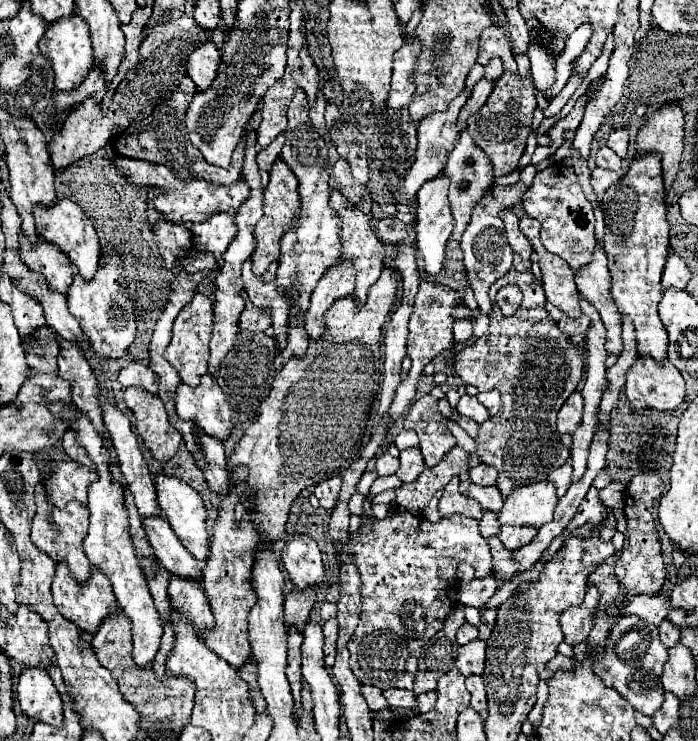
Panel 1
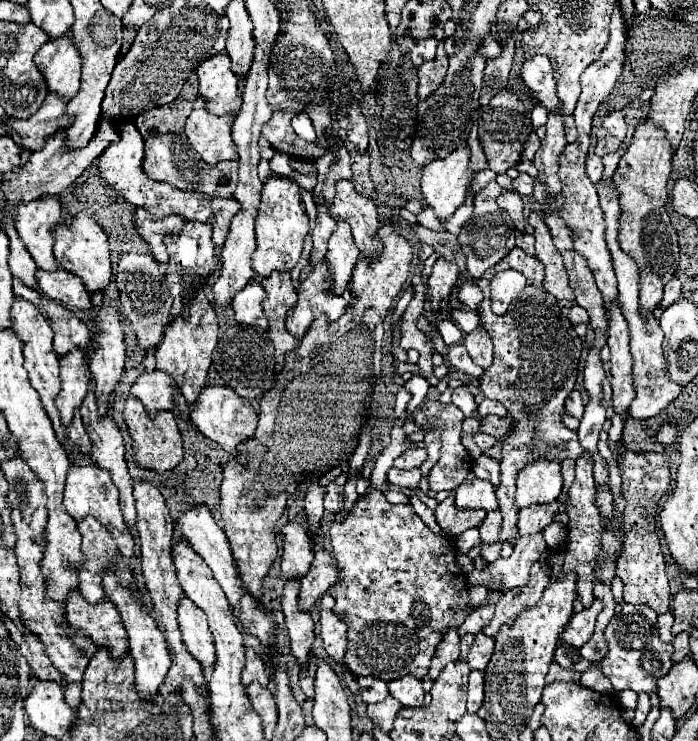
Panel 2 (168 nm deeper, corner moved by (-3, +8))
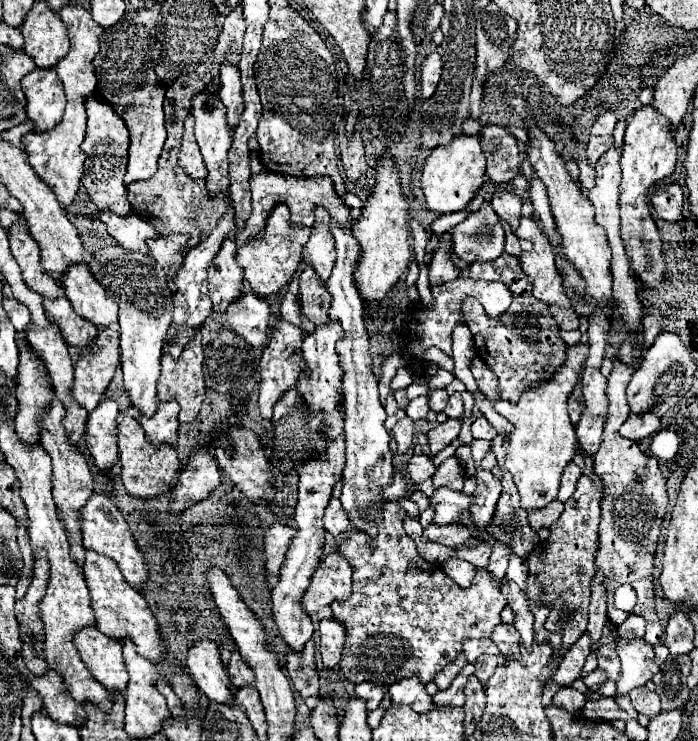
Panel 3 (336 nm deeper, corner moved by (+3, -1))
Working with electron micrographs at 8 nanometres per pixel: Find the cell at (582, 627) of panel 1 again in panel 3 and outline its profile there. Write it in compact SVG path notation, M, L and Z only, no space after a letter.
M584 632L578 642L568 650L568 654L564 656L556 676L554 676L554 682L558 682L558 686L566 688L570 686L574 680L580 678L582 674L582 666L586 662L586 656L590 654L590 636Z

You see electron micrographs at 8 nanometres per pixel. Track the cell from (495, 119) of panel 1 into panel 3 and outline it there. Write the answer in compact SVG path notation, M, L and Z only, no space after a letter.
M488 124L482 130L482 150L488 160L486 174L494 184L508 184L520 174L522 158L518 140L506 128Z

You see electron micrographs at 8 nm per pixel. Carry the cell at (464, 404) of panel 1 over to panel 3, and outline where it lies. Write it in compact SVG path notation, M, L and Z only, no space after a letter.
M454 392L448 400L448 406L446 406L446 416L448 418L460 418L462 416L462 394L460 392Z

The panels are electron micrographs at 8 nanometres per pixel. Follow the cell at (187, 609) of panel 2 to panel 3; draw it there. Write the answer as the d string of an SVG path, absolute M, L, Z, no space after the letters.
M202 640L188 650L186 666L190 670L196 686L208 696L212 702L234 704L234 696L230 694L230 682L226 668L222 664L220 648L216 642Z

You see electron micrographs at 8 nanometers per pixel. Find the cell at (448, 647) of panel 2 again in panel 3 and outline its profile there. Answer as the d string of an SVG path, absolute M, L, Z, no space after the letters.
M460 654L456 662L448 664L448 666L436 676L436 680L434 680L434 682L438 684L438 688L440 688L440 690L448 690L448 686L452 684L452 680L462 672L462 668L464 668L466 664L468 664L468 660L466 660L464 654Z

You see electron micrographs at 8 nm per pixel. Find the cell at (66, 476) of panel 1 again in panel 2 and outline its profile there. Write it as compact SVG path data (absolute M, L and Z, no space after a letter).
M72 463L68 469L68 481L66 481L66 491L64 491L64 507L66 507L68 515L72 515L76 521L84 519L86 515L92 515L94 519L98 519L114 537L118 551L124 557L134 555L134 537L130 535L124 519L122 519L122 511L118 507L118 489L114 487L106 469L96 467L94 463L88 463L88 465Z

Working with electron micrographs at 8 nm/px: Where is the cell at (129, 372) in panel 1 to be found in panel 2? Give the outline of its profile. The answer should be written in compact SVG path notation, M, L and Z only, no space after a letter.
M154 369L152 373L144 371L134 383L130 393L134 397L138 397L146 411L154 417L160 409L174 409L174 401L172 401L172 393L176 389L176 381L166 375L164 371Z

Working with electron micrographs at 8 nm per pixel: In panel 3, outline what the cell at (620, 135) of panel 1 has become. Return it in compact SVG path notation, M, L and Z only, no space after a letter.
M604 112L598 116L598 120L594 122L592 126L592 134L612 134L614 132L614 126L616 126L616 114L614 112Z

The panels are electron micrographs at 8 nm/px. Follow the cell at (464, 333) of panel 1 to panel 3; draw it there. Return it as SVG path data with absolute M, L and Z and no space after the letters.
M574 344L568 348L568 356L564 364L560 366L560 372L548 380L548 384L540 384L532 390L528 390L518 404L510 404L504 400L494 402L494 408L498 414L502 414L508 422L514 424L514 432L508 436L508 456L504 462L504 468L512 474L514 484L522 498L522 508L534 510L544 508L558 496L560 488L560 476L566 468L566 464L572 460L572 456L578 452L578 438L574 432L574 426L568 418L568 396L574 390L578 376L584 368L584 360L588 356L586 344Z

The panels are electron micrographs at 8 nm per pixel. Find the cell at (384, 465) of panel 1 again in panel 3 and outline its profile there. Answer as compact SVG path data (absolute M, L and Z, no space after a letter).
M422 454L422 456L412 456L406 470L408 470L410 480L414 484L420 484L420 482L424 482L424 480L428 480L428 478L432 478L436 474L436 464L434 464L432 458Z

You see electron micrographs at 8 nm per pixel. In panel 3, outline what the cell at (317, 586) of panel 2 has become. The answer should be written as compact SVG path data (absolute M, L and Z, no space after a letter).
M338 552L328 554L312 576L310 588L302 598L302 608L308 614L314 614L322 606L330 606L336 600L346 600L350 596L350 586L352 568L348 560L344 560Z

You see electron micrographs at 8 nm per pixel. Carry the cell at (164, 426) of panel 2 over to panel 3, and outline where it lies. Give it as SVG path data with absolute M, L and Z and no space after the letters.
M124 416L118 426L118 440L120 440L120 464L122 464L122 482L130 496L140 500L156 498L162 492L168 492L174 486L174 480L180 470L176 448L156 448L144 434L142 426L136 418Z

